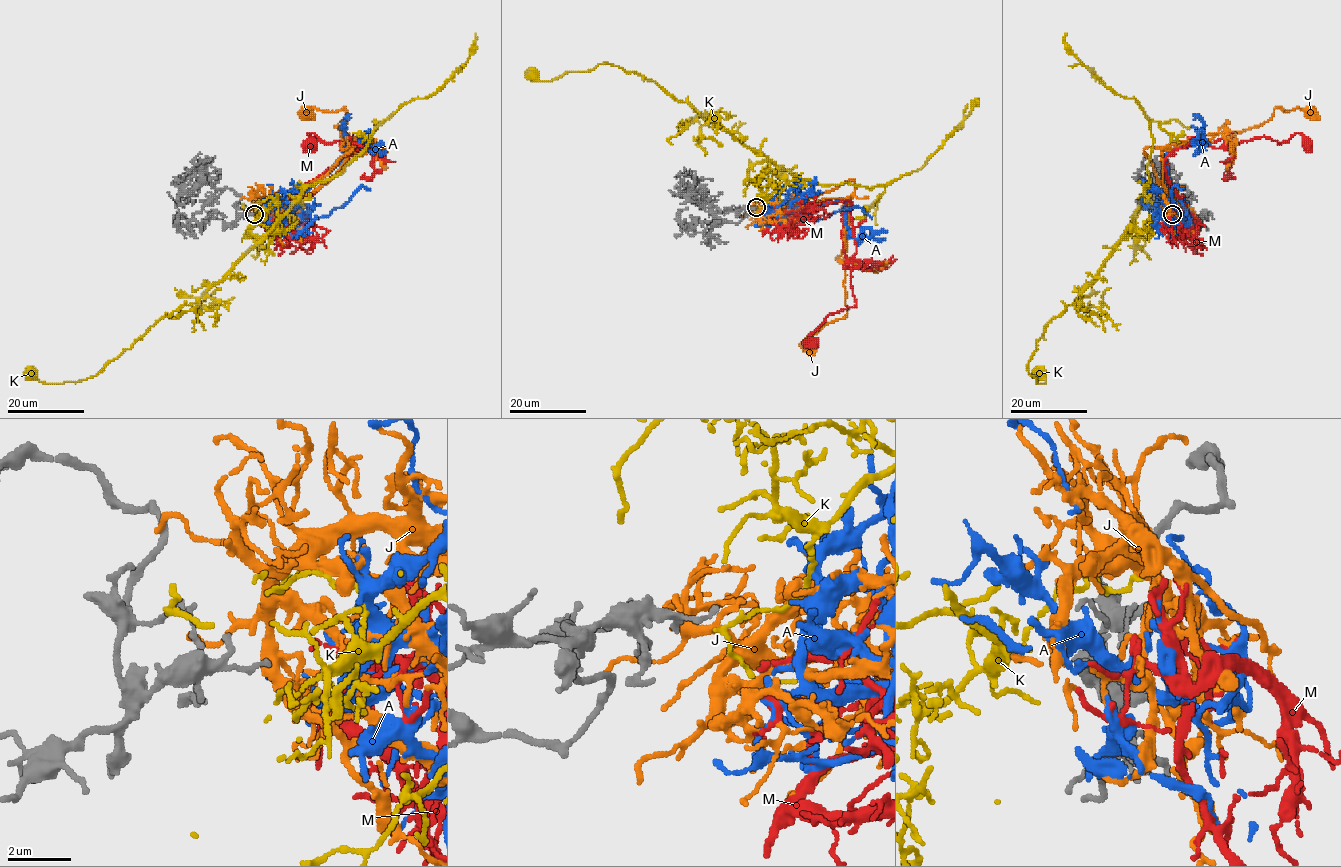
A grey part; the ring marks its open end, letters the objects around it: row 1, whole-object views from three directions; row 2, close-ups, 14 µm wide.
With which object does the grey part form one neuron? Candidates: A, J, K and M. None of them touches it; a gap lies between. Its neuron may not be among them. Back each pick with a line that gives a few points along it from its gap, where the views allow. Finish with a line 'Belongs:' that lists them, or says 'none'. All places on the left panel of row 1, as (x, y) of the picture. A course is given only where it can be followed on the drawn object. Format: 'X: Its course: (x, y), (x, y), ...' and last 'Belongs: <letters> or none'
Belongs: none

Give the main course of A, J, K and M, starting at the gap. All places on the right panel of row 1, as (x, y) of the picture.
A: (1170, 210), (1188, 223), (1182, 220), (1184, 206), (1169, 183), (1165, 157), (1193, 143), (1202, 146), (1197, 149)
J: (1176, 213), (1177, 197), (1165, 190), (1165, 147), (1255, 127), (1279, 106), (1310, 110)
K: (1166, 218), (1152, 217), (1143, 232), (1116, 244), (1036, 344), (1028, 372), (1046, 382), (1034, 370)
M: (1178, 211), (1185, 214), (1185, 205), (1166, 164), (1180, 146), (1263, 136), (1279, 144), (1295, 133), (1305, 143)

